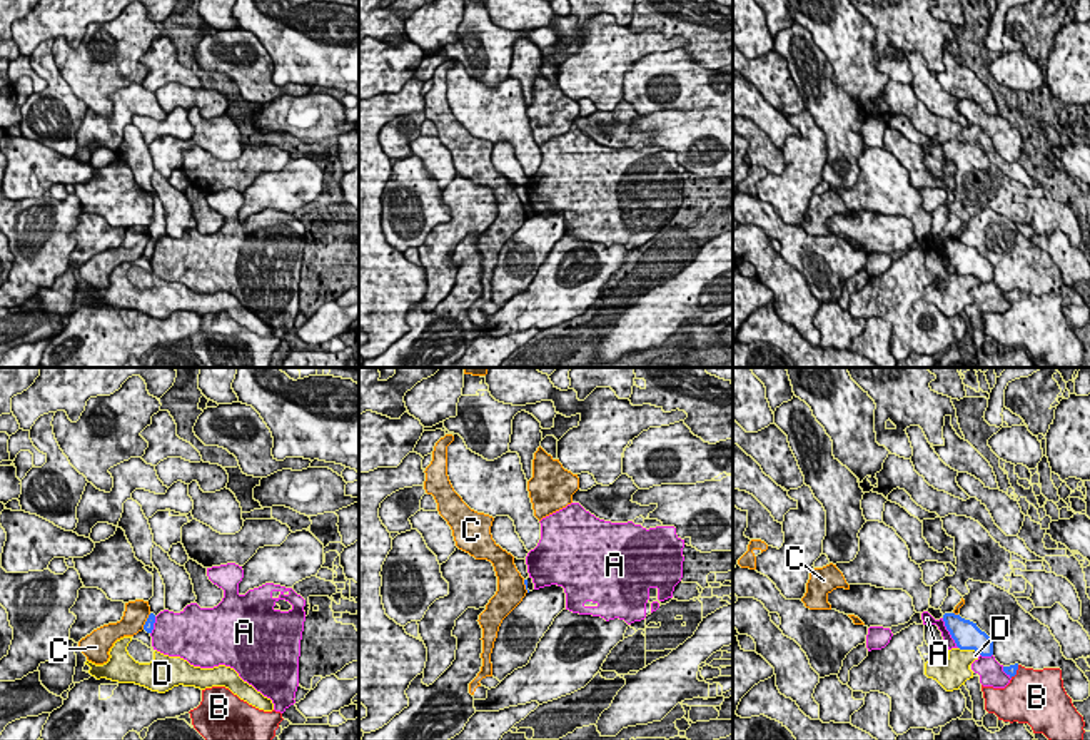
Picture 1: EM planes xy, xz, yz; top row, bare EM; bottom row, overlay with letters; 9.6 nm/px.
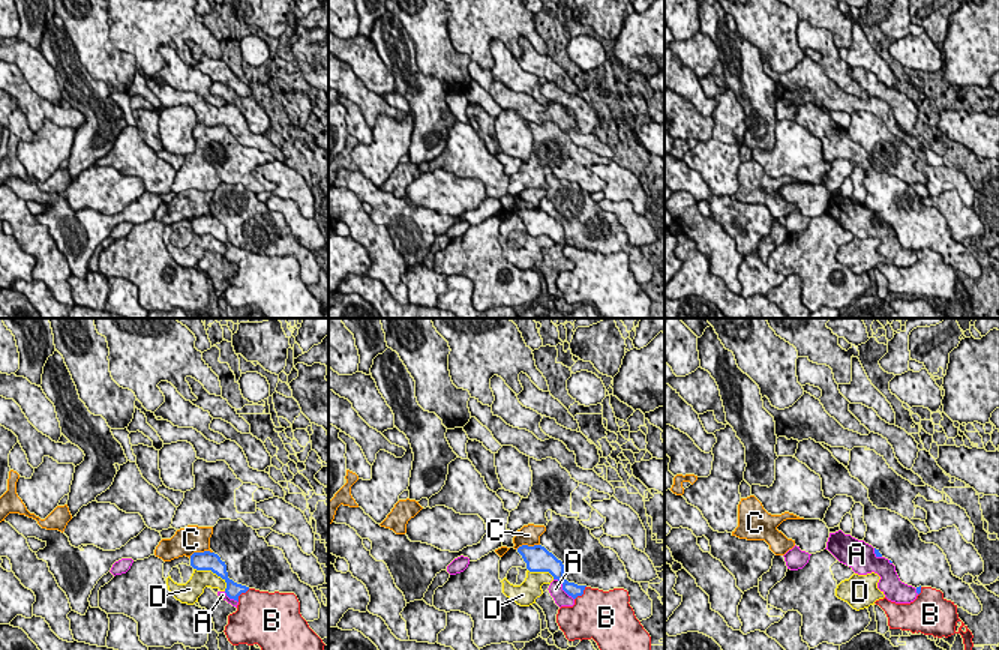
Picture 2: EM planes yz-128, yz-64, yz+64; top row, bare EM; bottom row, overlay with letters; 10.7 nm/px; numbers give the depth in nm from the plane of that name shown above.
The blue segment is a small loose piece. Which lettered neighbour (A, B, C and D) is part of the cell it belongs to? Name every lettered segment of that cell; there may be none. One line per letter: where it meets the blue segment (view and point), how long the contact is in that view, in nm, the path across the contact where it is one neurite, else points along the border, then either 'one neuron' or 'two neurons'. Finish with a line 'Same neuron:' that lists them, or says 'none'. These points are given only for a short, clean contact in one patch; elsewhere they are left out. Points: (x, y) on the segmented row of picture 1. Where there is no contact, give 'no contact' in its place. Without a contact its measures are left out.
A: yz (950, 633) | 340 nm | two neurons
B: yz (1015, 672) | 150 nm | one neuron
C: xy (146, 622) | 180 nm | two neurons
D: yz (968, 648) | 220 nm | two neurons
Same neuron: B

